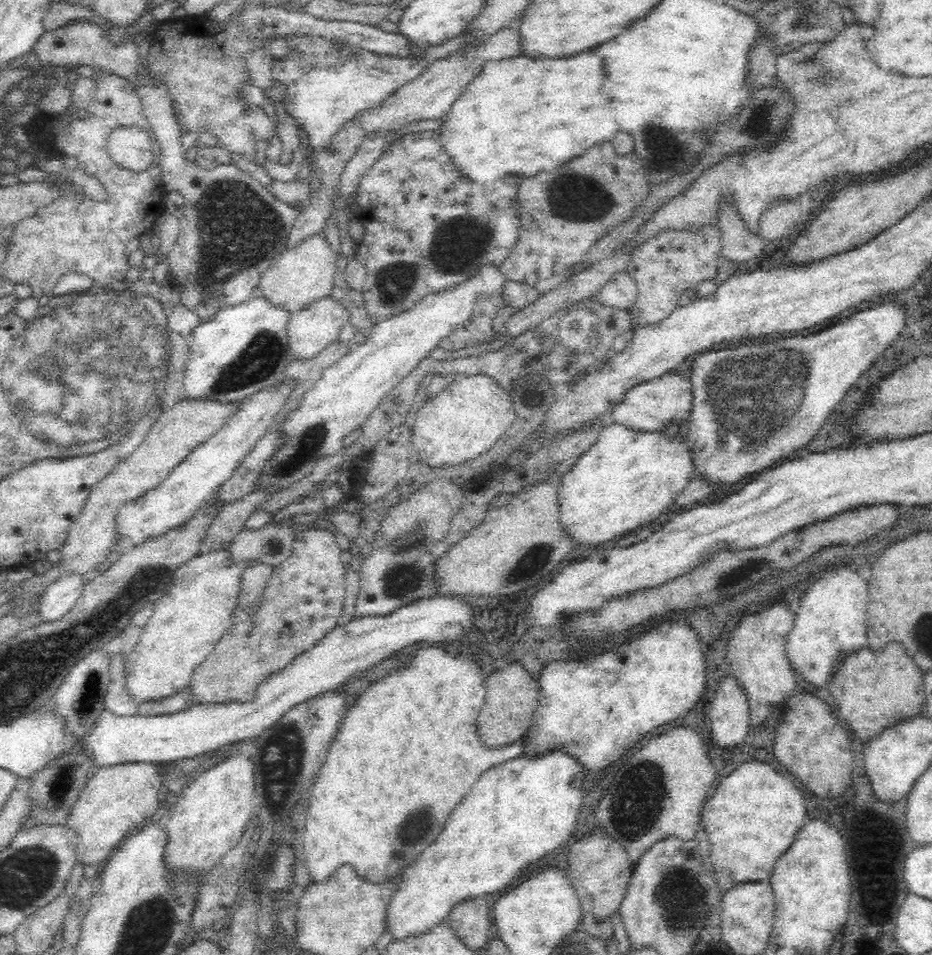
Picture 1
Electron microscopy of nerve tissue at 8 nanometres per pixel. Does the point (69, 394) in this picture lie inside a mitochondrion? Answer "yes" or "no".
yes

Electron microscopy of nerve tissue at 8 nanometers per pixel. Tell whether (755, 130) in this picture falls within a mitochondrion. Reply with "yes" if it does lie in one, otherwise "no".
yes

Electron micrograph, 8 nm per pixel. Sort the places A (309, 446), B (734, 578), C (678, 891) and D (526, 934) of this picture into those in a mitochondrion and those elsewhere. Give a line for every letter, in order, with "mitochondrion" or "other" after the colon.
A: mitochondrion
B: mitochondrion
C: mitochondrion
D: other

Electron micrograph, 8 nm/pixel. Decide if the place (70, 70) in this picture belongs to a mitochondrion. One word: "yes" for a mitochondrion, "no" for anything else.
no

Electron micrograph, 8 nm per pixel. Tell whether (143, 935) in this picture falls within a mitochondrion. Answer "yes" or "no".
yes

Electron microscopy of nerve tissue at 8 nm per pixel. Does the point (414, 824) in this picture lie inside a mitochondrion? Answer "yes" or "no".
yes

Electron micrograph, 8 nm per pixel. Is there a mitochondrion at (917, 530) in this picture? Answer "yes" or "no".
no

